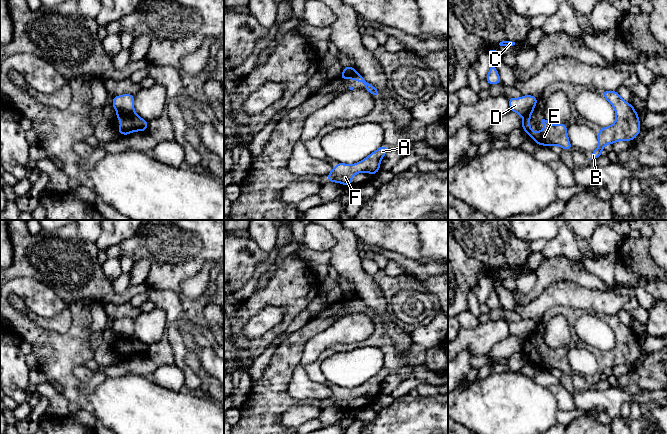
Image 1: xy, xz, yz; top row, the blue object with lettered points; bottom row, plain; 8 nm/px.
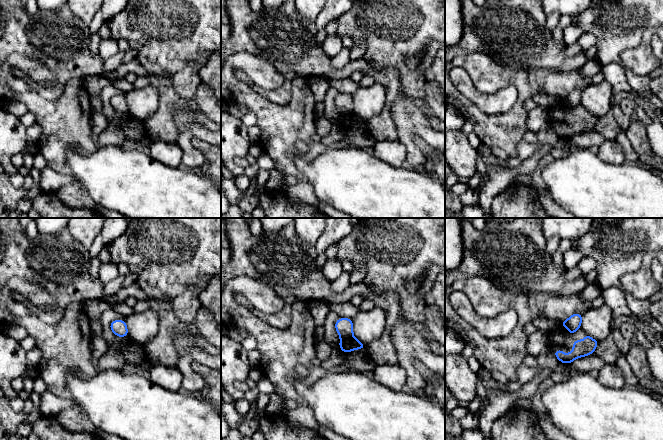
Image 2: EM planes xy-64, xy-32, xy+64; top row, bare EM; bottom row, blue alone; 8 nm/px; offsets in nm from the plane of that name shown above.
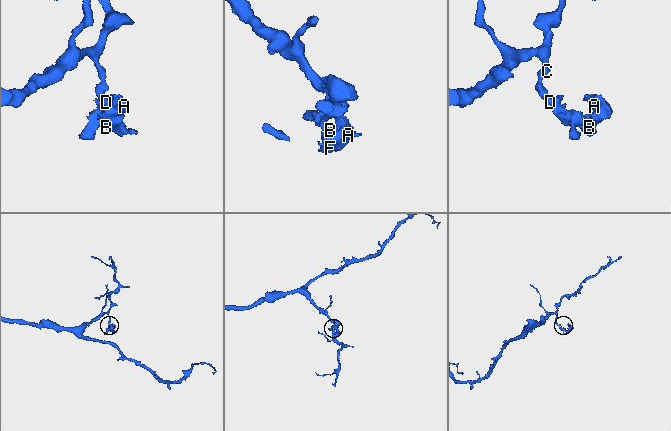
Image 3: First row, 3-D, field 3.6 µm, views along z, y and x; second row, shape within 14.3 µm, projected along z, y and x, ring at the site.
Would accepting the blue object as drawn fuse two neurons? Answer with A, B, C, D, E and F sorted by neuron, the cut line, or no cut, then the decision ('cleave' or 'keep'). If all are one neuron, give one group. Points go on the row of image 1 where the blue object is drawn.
A B E F / C D | xy (133, 109), (125, 113), (117, 113) | cleave

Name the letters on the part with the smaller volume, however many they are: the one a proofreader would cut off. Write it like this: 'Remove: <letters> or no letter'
Remove: A, B, E, F

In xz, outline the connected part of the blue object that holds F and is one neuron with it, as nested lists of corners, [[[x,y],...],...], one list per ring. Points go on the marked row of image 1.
[[[383,146],[358,163],[348,165],[338,162],[338,165],[334,166],[332,171],[327,175],[328,182],[337,182],[347,186],[352,183],[352,177],[355,174],[369,172],[373,176],[379,171],[380,162],[387,152],[388,147]]]

